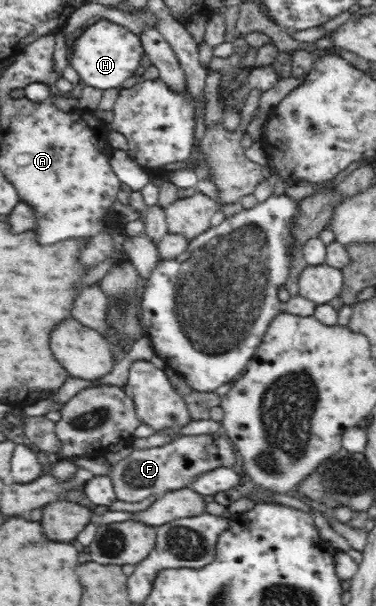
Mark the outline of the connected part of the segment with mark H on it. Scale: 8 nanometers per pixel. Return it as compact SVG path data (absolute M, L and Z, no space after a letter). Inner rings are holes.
M97 19L77 40L71 52L70 65L79 73L80 81L100 90L118 88L140 72L144 48L141 39L124 25L107 19Z

